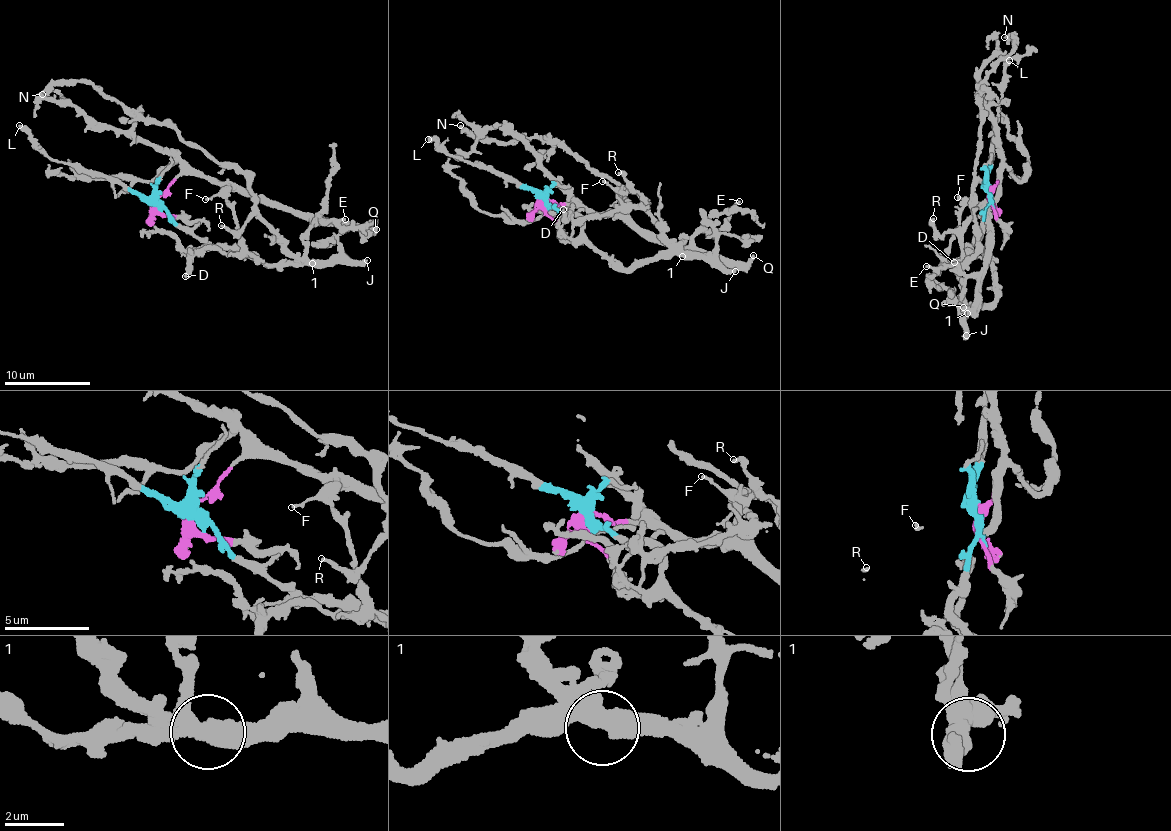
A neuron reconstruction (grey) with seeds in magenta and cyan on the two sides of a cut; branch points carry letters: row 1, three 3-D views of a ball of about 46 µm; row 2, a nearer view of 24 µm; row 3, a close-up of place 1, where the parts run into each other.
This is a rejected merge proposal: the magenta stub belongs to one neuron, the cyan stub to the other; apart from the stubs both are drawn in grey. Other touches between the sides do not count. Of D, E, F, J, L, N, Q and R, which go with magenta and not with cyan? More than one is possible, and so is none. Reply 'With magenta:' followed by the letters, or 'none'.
With magenta: D, E, F, Q

